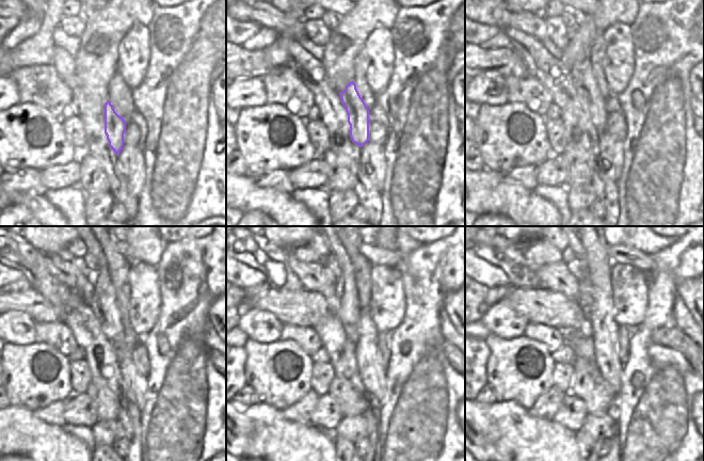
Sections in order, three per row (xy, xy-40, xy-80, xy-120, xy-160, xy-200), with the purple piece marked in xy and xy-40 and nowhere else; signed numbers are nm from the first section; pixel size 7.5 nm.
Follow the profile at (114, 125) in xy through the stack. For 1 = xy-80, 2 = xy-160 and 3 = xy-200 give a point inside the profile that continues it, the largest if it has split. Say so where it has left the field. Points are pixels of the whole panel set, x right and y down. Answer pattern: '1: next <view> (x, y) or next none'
1: next xy-80 (582, 76)
2: next xy-160 (344, 305)
3: next xy-200 (585, 299)

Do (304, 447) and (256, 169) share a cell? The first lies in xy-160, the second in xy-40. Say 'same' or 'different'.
different

